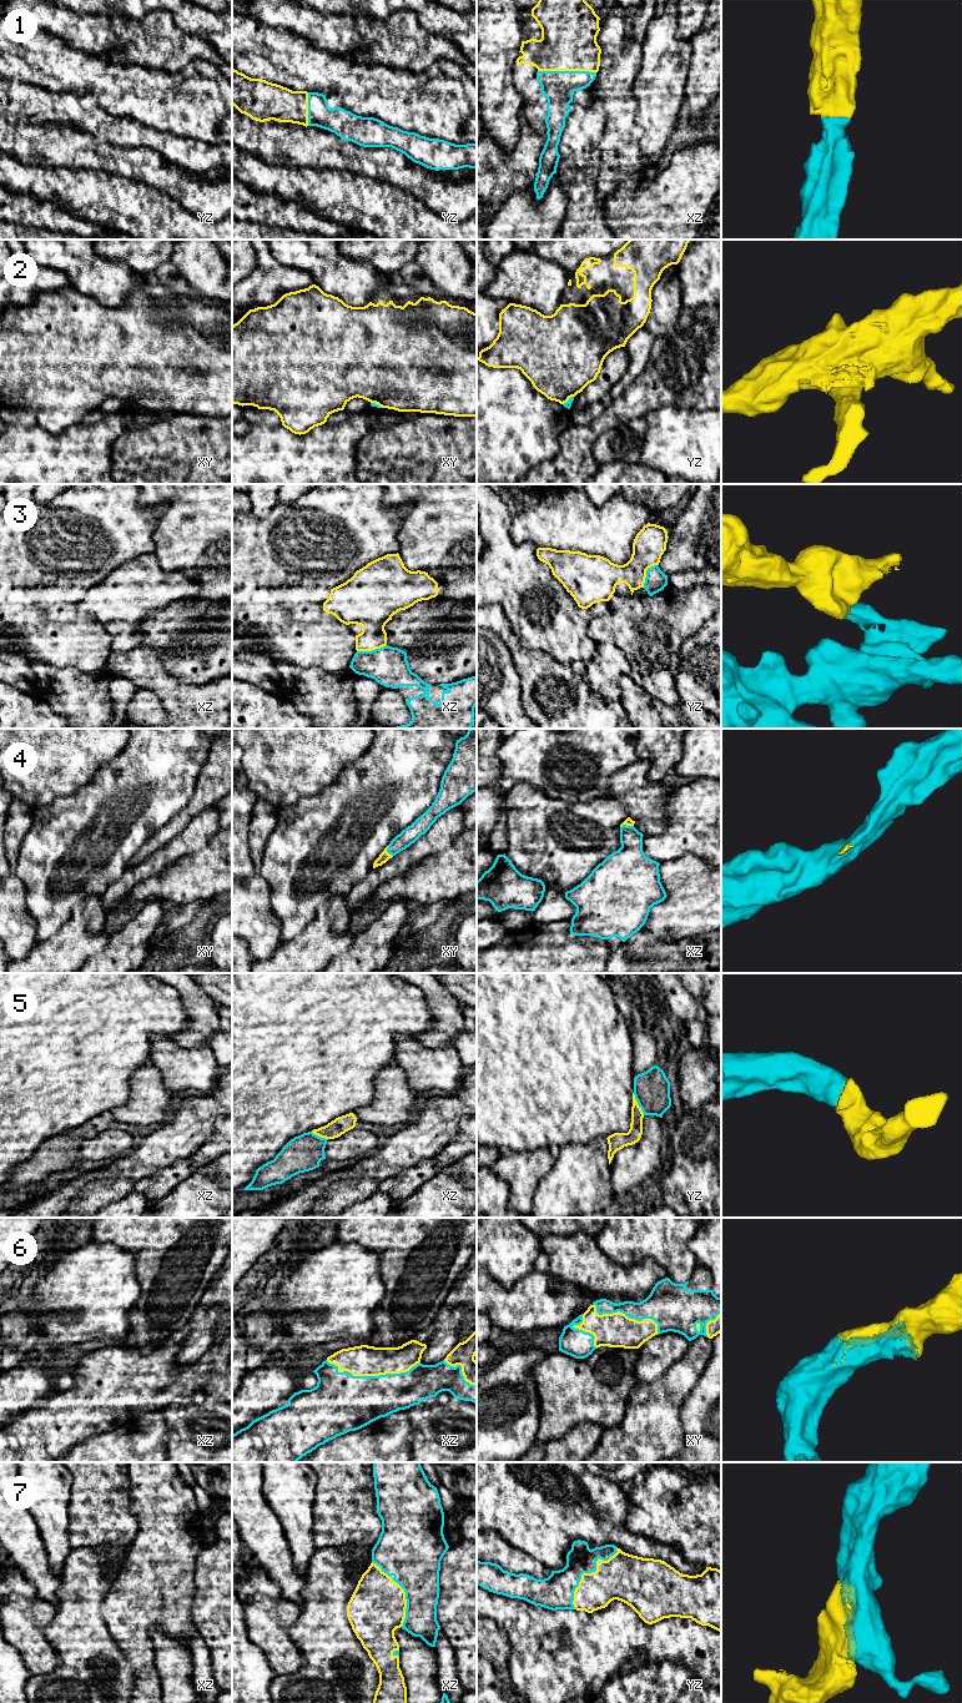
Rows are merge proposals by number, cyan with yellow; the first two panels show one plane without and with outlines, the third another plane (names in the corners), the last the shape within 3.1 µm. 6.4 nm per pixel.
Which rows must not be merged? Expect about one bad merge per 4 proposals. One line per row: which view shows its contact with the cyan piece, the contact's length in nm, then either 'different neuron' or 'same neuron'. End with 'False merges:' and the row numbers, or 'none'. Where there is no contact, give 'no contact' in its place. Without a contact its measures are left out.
1: contact in xz; length 380 nm; same neuron
2: contact in yz; length 90 nm; same neuron
3: contact in xz; length 200 nm; different neuron
4: contact in xy; length 80 nm; same neuron
5: contact in yz; length 160 nm; same neuron
6: contact in xz; length 600 nm; same neuron
7: contact in yz; length 480 nm; same neuron
False merges: 3

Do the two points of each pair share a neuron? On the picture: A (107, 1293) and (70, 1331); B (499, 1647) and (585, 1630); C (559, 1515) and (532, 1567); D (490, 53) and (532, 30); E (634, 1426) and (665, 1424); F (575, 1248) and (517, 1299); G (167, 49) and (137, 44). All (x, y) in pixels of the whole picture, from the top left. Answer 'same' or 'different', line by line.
A: same
B: different
C: different
D: different
E: same
F: different
G: same

